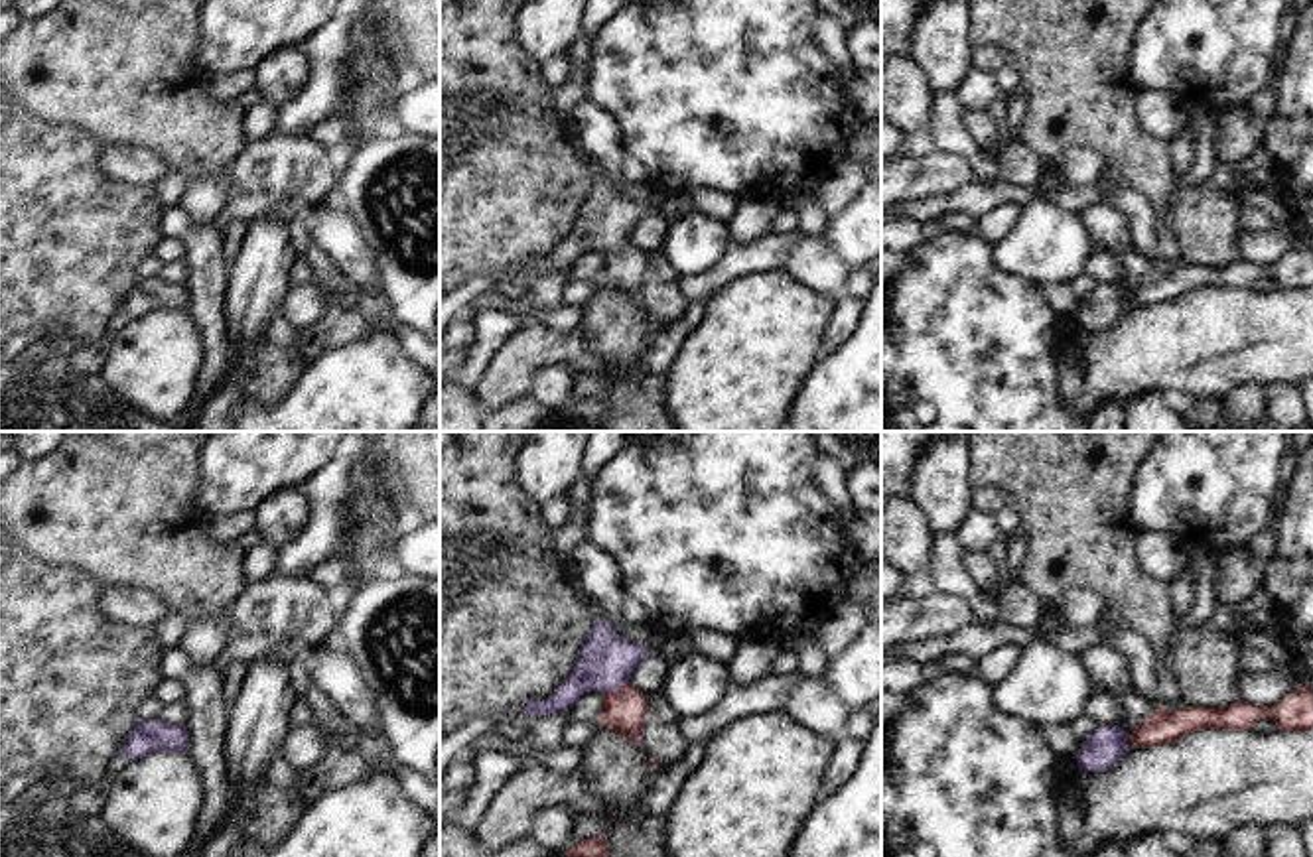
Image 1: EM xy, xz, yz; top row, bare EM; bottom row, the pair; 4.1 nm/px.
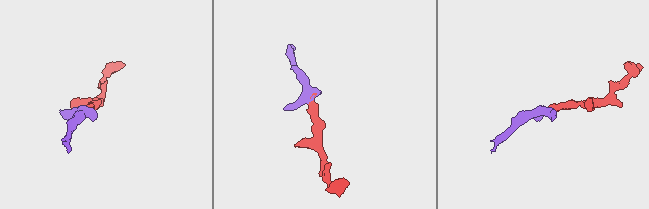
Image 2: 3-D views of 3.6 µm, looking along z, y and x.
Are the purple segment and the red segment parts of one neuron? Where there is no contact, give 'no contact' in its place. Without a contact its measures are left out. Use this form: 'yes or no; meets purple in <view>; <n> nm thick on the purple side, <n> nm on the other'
yes; meets purple in xz; 220 nm thick on the purple side, 170 nm on the other

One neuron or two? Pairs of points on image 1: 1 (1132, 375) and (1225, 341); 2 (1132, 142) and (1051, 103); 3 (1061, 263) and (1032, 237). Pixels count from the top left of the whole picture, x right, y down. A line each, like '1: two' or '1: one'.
1: one
2: one
3: one

